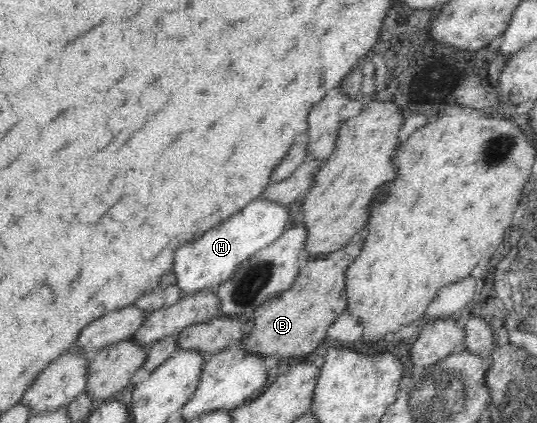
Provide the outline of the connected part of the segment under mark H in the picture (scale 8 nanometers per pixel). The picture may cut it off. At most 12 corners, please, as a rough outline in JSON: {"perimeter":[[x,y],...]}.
{"perimeter":[[258,197],[182,242],[179,295],[215,289],[286,229],[286,206]]}

